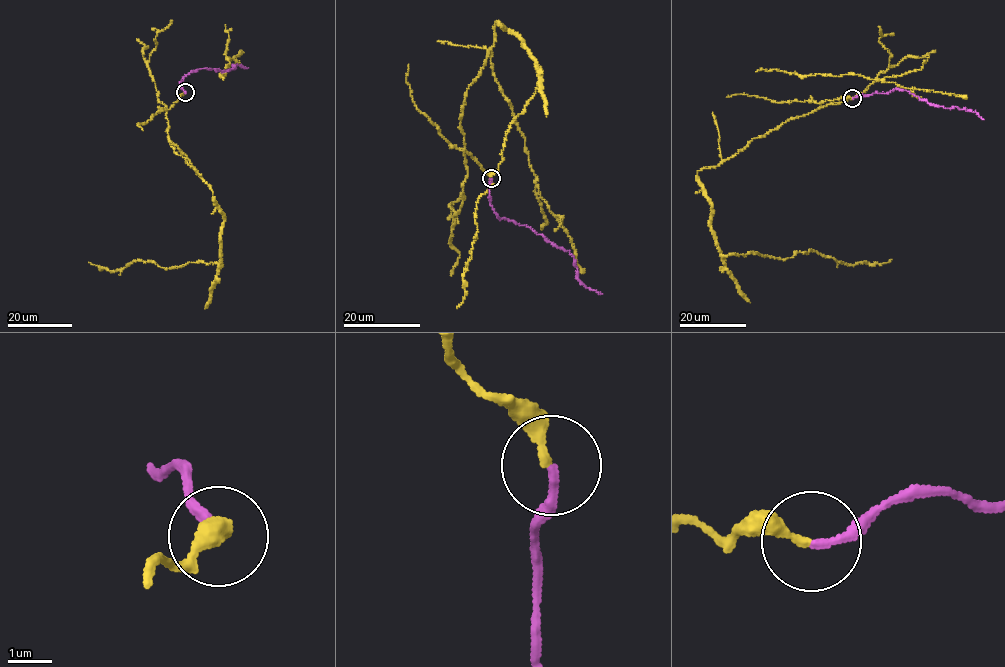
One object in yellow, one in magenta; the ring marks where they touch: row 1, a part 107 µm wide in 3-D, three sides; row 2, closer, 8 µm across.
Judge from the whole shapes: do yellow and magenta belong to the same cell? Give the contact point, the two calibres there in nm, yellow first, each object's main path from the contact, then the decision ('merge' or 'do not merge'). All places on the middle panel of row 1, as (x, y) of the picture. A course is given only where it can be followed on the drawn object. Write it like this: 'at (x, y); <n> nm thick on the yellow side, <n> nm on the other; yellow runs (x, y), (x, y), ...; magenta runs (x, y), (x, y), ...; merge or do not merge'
at (491, 178); 240 nm thick on the yellow side, 200 nm on the other; yellow runs (490, 178), (464, 154), (460, 117), (494, 22), (541, 72), (477, 201), (456, 308); magenta runs (490, 178), (493, 212), (500, 218), (526, 224), (567, 250), (574, 257), (578, 279), (602, 293); merge

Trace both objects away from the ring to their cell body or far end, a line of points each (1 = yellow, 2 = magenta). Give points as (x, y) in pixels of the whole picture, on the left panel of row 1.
1: (185, 92), (166, 114), (168, 139), (211, 187), (223, 218), (221, 266), (135, 260), (113, 271), (88, 262)
2: (185, 92), (180, 81), (199, 69), (224, 71), (237, 65), (248, 68)

